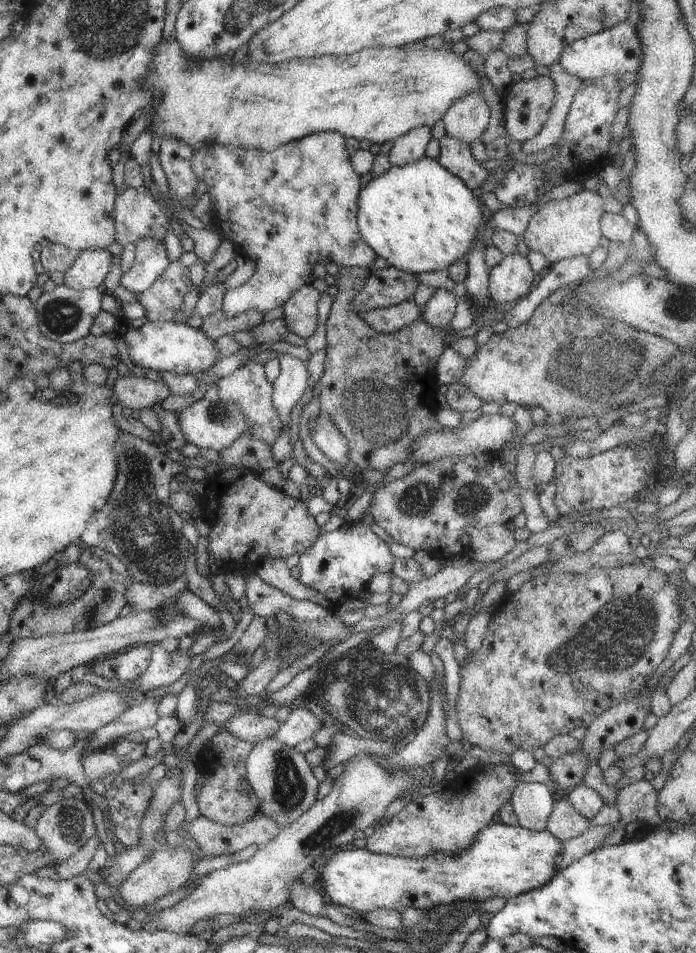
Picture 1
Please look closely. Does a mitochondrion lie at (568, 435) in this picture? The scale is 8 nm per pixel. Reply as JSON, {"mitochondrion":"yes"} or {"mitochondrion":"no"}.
{"mitochondrion":"no"}

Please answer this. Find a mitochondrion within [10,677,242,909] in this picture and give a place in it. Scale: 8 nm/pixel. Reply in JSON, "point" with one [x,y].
{"point":[70,830]}

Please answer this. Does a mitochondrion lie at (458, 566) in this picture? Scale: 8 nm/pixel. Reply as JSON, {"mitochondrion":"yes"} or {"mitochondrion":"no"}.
{"mitochondrion":"no"}

